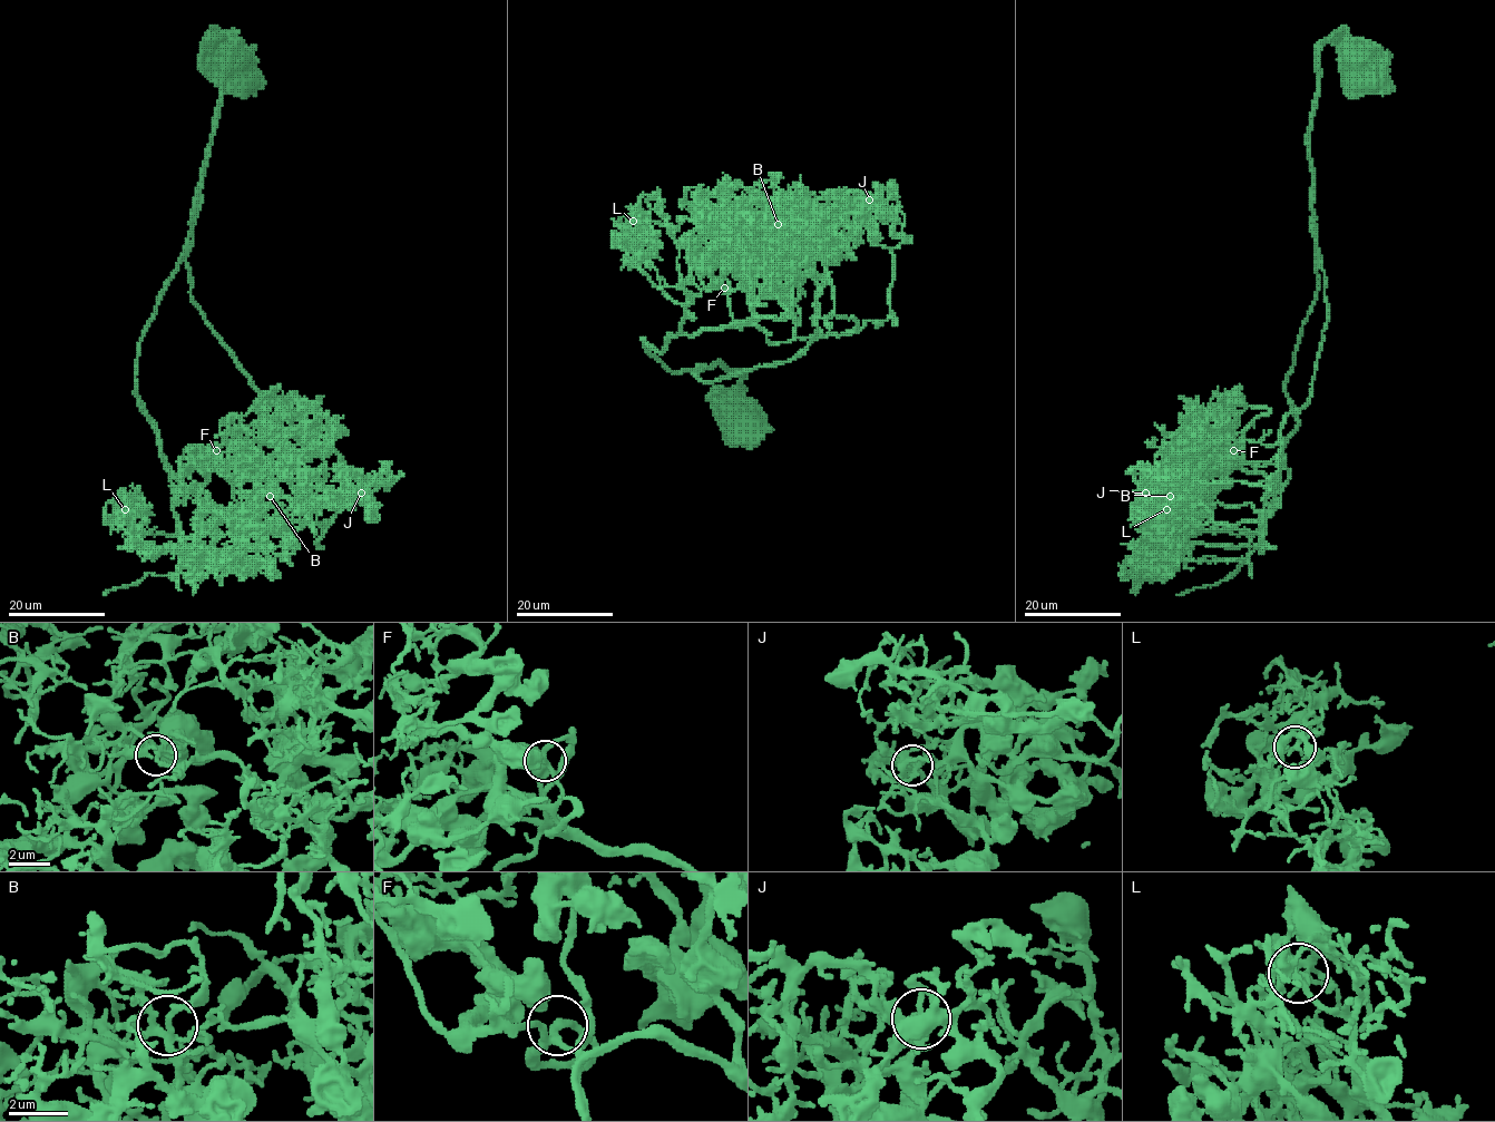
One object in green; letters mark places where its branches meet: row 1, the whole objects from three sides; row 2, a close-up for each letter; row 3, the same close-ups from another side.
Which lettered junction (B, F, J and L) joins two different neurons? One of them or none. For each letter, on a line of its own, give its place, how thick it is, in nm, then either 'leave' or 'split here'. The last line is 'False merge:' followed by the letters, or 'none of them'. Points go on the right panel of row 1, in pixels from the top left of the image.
B: at (1170, 496); 200 nm thick; leave
F: at (1233, 450); 220 nm thick; leave
J: at (1145, 493); 240 nm thick; leave
L: at (1166, 509); 200 nm thick; leave
False merge: none of them

